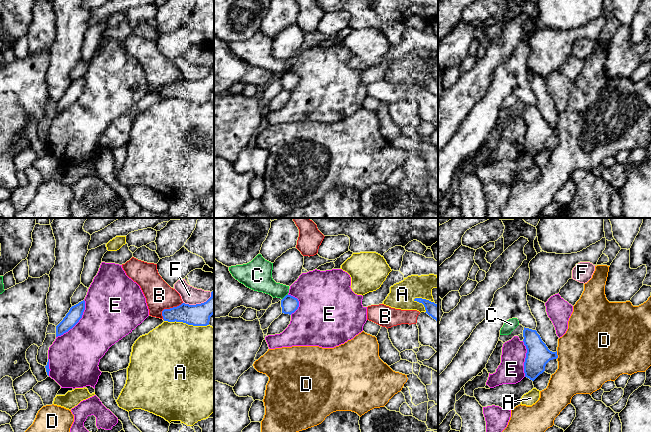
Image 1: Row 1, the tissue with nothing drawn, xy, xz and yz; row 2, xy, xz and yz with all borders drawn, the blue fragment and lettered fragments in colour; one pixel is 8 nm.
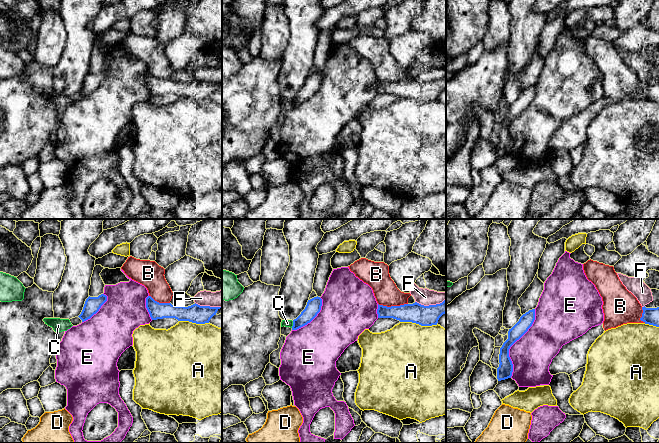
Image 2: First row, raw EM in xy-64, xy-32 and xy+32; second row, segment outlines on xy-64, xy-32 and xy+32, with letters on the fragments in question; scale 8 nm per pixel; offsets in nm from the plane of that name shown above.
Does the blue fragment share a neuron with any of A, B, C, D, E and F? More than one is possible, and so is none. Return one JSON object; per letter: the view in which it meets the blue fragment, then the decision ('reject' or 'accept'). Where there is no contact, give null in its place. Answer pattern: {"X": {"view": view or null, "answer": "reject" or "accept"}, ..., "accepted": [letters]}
{"A": {"view": "xy", "answer": "reject"}, "B": {"view": "xy", "answer": "reject"}, "C": {"view": "xz", "answer": "reject"}, "D": {"view": "yz", "answer": "reject"}, "E": {"view": "xy", "answer": "reject"}, "F": {"view": "xy", "answer": "reject"}, "accepted": []}

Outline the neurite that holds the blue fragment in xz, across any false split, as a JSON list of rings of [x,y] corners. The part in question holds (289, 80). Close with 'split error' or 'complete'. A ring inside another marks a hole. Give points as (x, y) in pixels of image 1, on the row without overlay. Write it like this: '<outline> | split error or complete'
[[[286,71],[281,76],[282,89],[291,91],[294,89],[299,83],[299,77],[297,74]]] | complete

